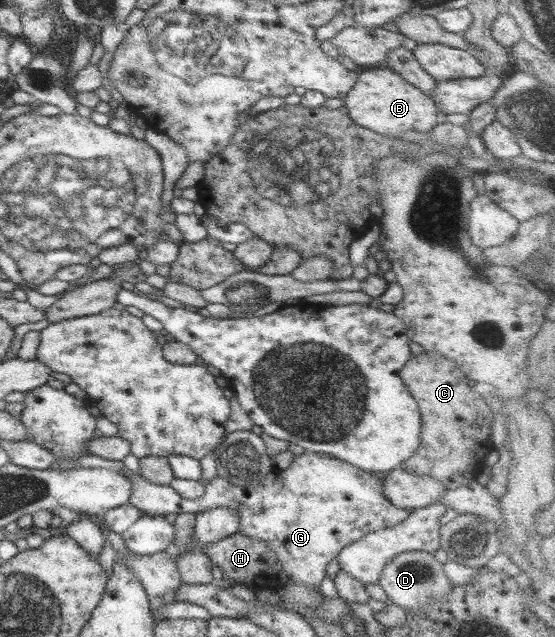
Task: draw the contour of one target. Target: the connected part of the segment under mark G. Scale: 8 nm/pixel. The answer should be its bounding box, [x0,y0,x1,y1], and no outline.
[76,453,411,589]

